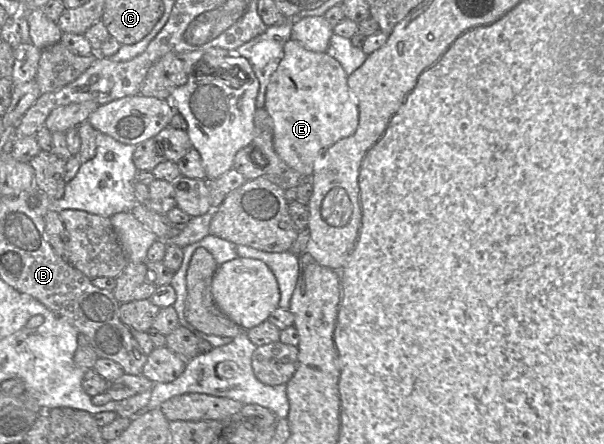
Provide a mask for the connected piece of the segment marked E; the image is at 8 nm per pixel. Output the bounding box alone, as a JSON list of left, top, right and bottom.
[265,40,358,178]

